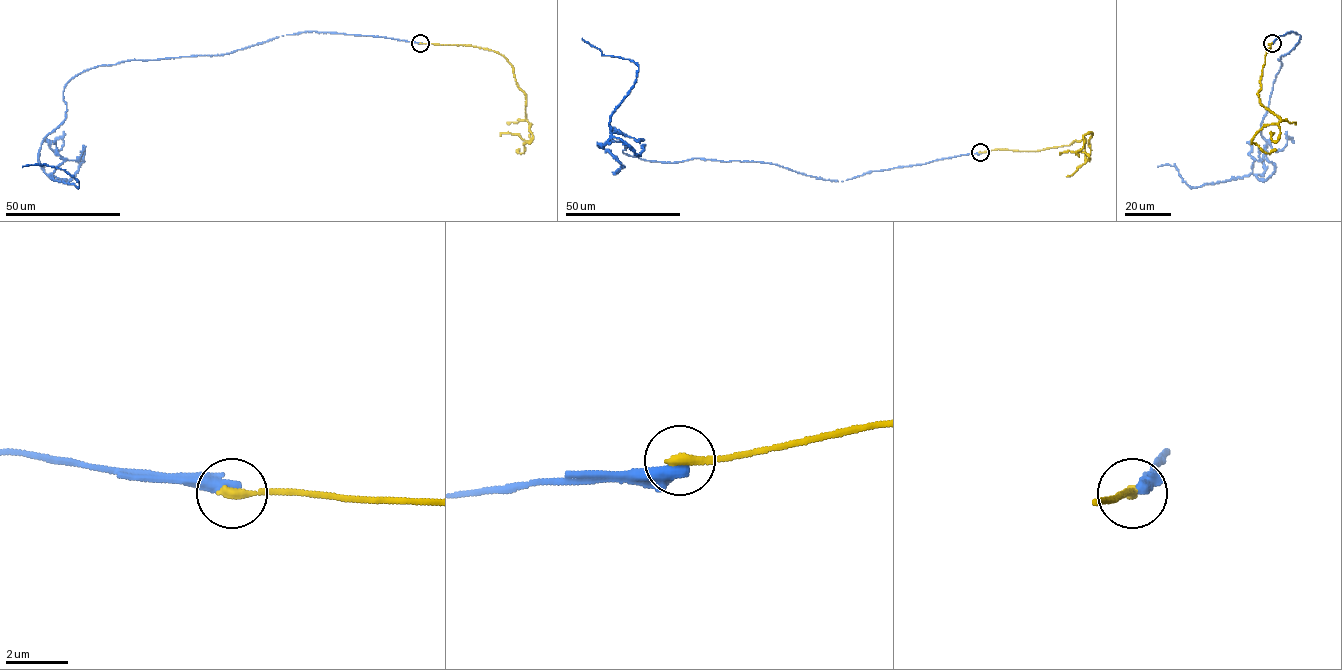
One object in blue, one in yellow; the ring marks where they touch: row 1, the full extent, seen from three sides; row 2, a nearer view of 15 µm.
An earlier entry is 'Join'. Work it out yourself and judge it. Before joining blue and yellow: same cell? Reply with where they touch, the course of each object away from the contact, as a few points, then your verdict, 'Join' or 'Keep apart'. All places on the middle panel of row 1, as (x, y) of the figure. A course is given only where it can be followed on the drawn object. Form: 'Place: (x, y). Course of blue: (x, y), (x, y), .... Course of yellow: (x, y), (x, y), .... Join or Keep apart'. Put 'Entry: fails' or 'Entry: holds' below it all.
Place: (980, 152). Course of blue: (980, 152), (842, 181), (757, 161), (642, 159), (620, 142), (598, 145), (639, 66), (582, 38). Course of yellow: (980, 152), (1039, 151), (1084, 139), (1087, 160), (1090, 132), (1083, 136), (1079, 156). Keep apart
Entry: fails

